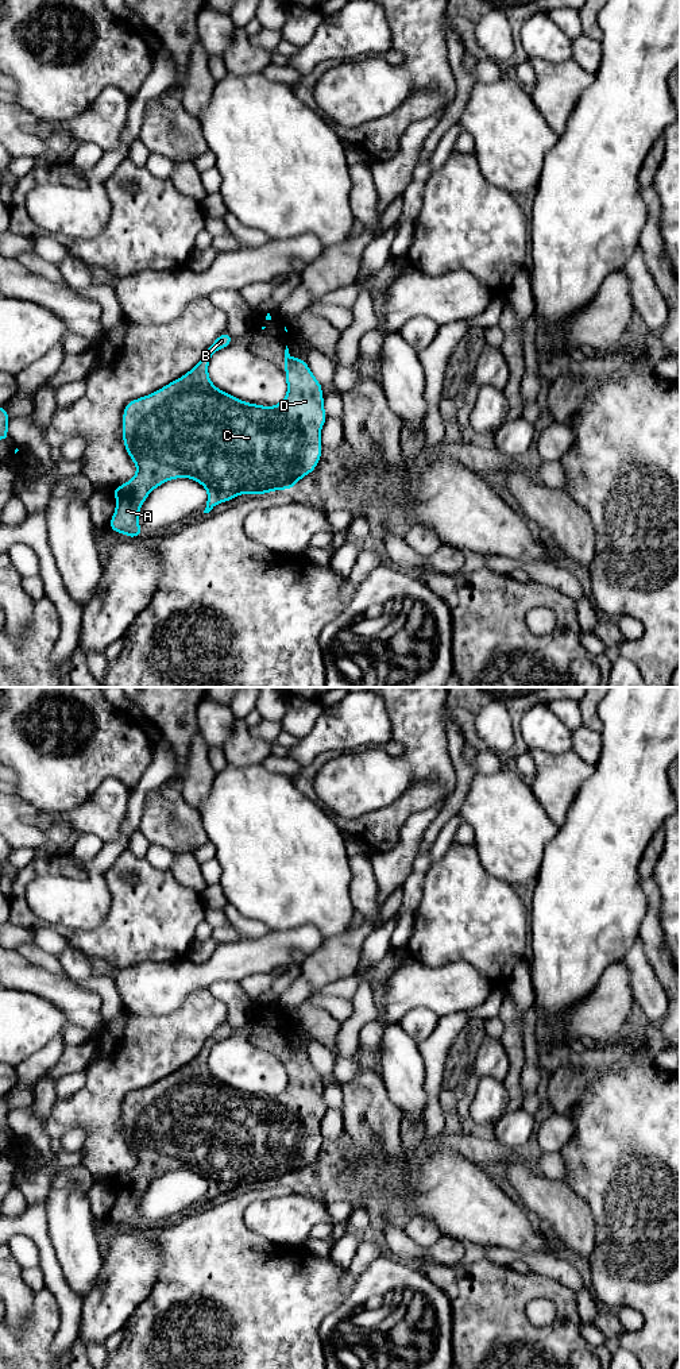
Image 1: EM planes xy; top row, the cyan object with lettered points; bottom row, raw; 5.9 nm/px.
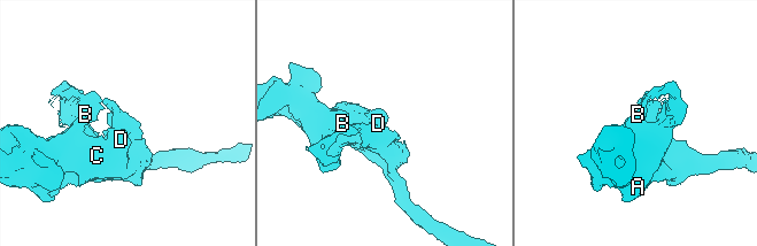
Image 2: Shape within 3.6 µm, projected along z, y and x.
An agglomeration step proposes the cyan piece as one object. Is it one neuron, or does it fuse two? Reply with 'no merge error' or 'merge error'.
no merge error

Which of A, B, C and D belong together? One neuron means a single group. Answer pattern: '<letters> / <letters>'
A B C D

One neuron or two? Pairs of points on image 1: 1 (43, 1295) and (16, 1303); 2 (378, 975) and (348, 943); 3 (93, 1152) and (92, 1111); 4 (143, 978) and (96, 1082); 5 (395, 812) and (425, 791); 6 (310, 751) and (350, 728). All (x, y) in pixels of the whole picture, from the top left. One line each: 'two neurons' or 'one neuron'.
1: two neurons
2: two neurons
3: one neuron
4: two neurons
5: one neuron
6: one neuron

